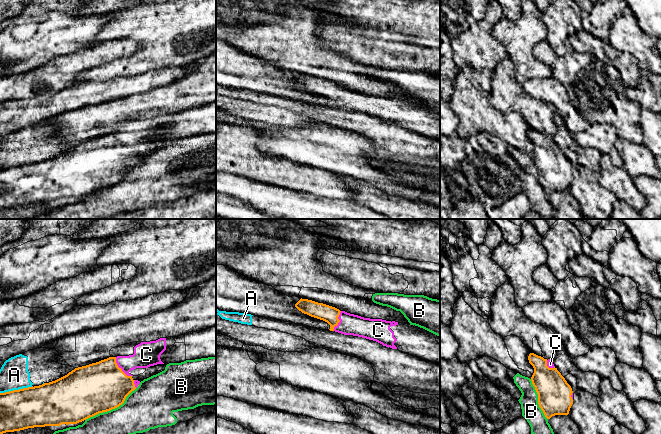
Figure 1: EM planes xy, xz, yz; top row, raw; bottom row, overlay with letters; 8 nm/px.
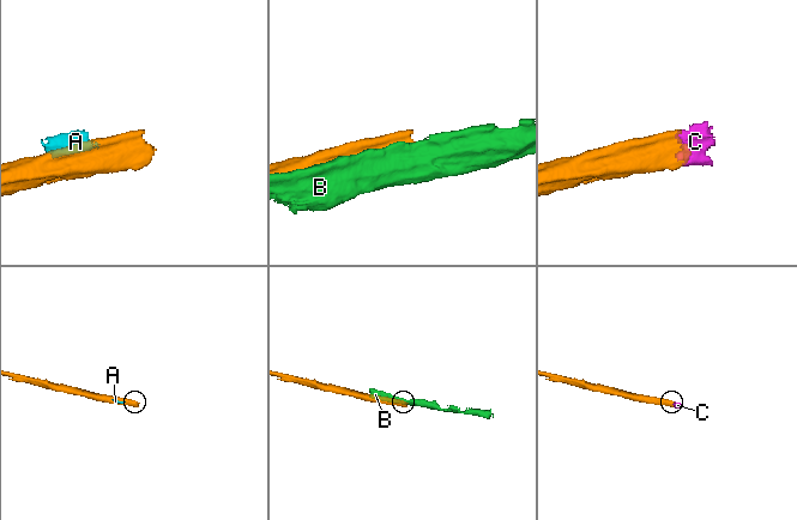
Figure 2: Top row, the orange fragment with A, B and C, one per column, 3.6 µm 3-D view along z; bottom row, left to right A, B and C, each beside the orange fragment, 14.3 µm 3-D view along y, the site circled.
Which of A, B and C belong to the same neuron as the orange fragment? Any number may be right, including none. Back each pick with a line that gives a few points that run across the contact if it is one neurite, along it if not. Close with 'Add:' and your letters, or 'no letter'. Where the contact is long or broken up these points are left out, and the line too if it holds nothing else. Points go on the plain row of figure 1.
Add: C

